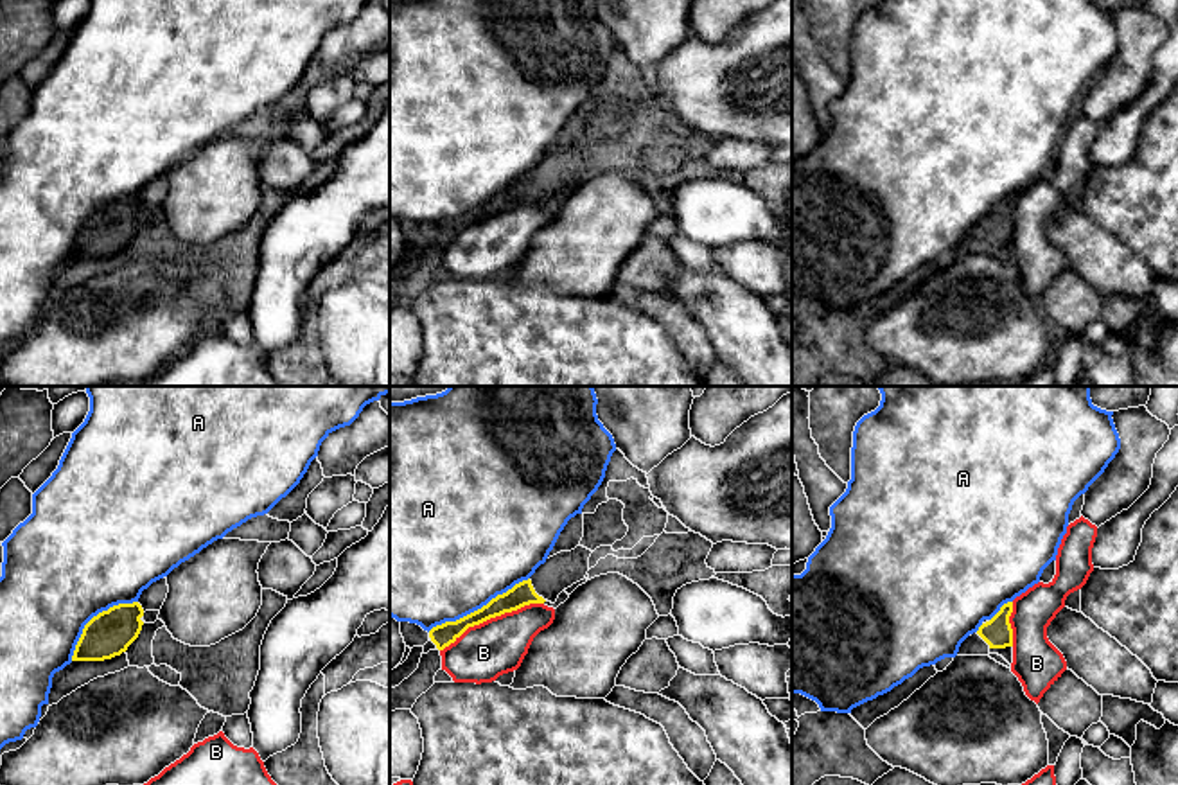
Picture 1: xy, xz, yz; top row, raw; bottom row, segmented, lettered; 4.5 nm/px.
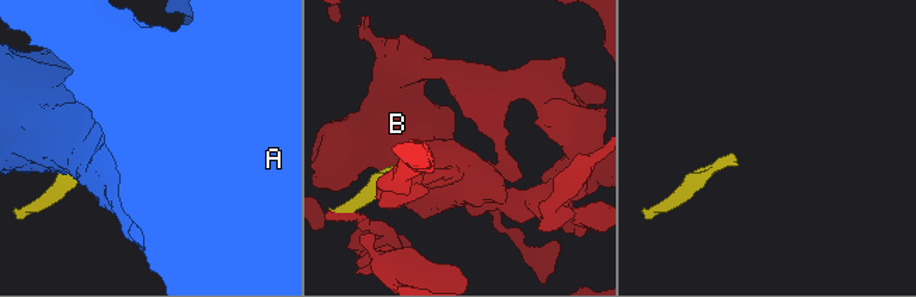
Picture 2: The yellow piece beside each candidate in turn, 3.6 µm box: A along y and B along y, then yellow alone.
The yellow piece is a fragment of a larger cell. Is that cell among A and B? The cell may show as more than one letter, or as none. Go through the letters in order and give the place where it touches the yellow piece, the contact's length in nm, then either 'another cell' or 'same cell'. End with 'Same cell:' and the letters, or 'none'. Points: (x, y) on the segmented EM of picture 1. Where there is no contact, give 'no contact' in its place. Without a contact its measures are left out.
A: xz (478, 609) | 500 nm | another cell
B: xz (491, 617) | 500 nm | another cell
Same cell: none

